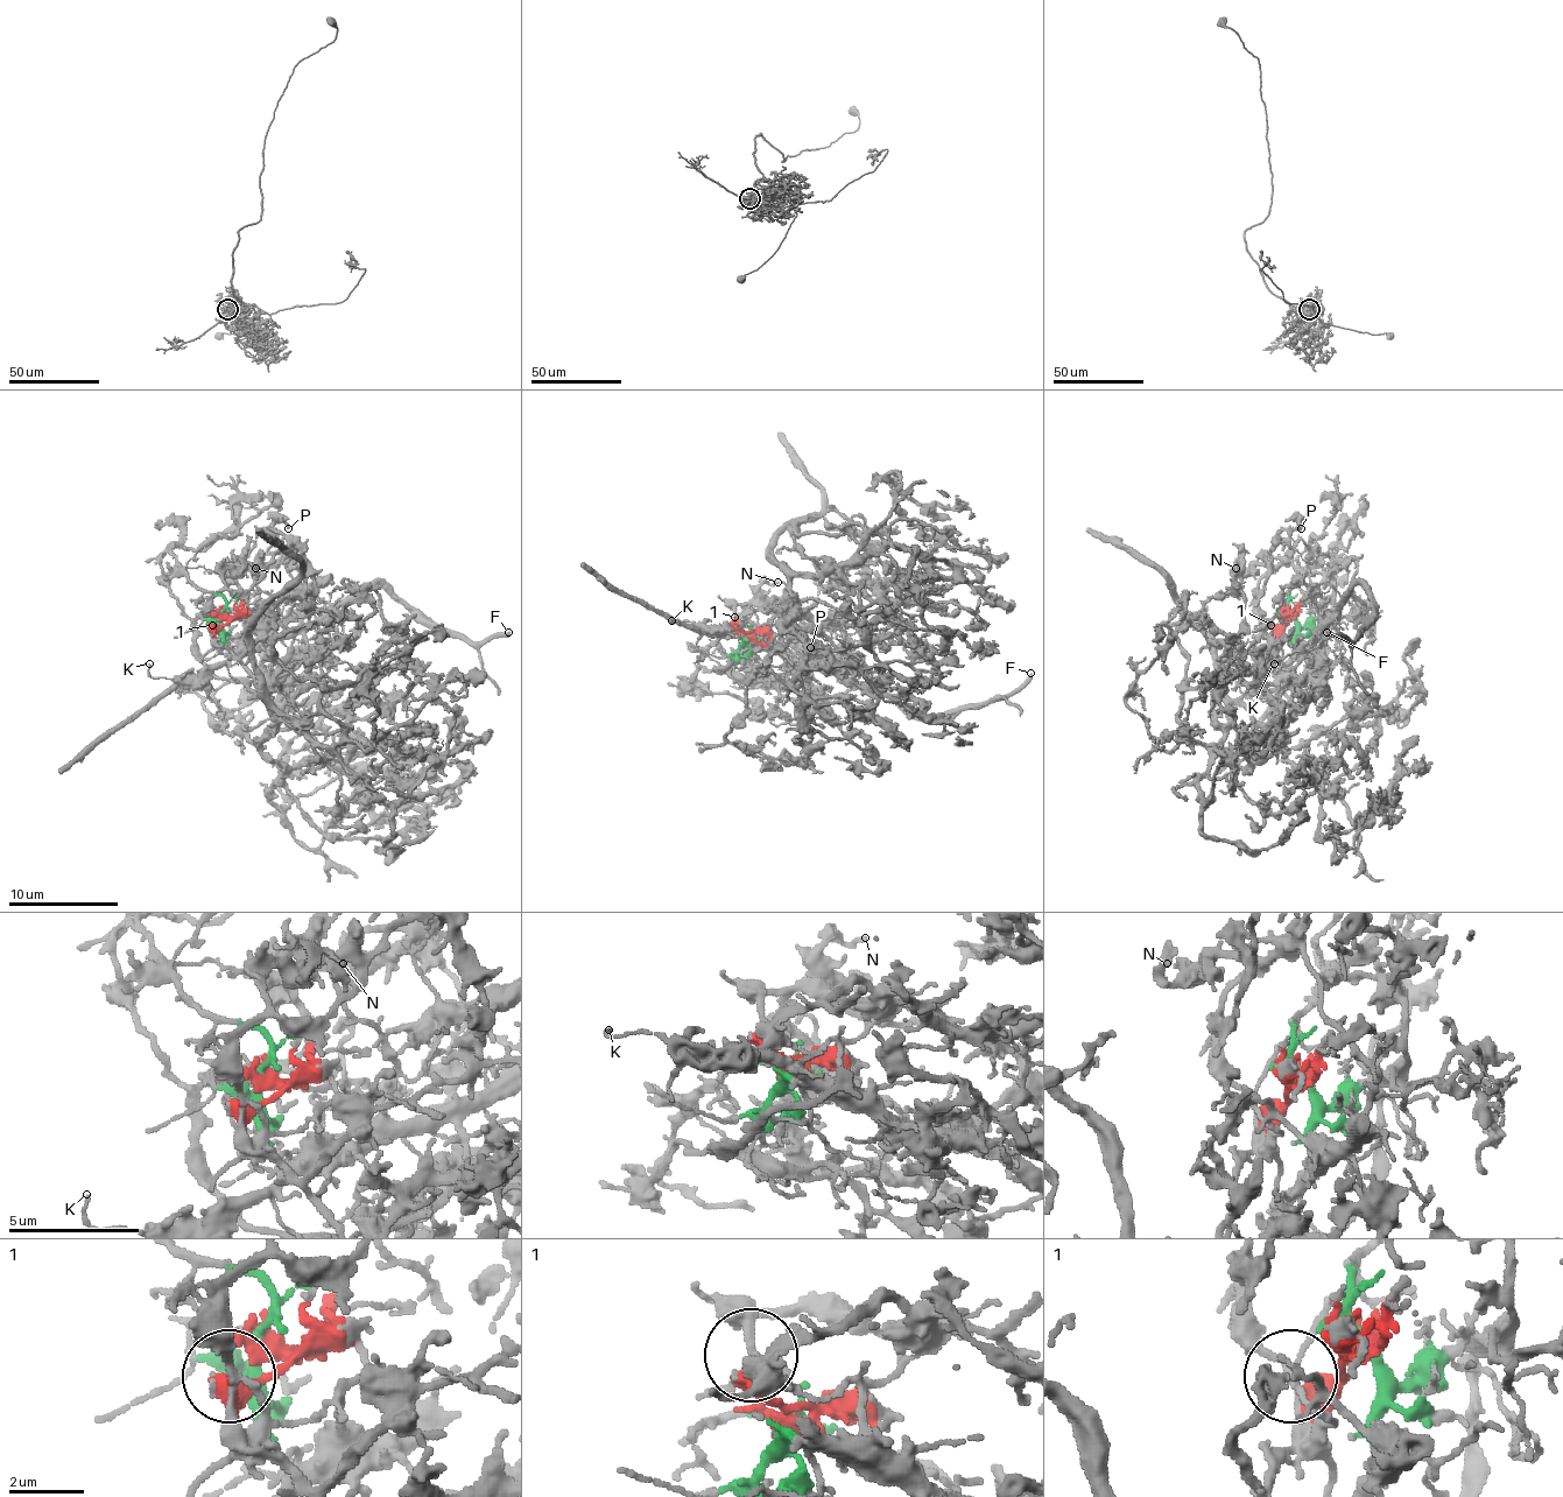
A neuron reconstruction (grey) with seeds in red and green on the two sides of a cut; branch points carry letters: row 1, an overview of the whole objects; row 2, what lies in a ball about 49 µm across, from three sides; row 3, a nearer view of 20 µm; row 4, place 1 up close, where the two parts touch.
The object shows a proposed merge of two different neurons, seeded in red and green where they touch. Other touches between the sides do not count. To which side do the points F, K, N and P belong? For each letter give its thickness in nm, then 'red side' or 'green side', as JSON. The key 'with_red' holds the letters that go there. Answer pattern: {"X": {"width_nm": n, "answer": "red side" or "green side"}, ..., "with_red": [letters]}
{"F": {"width_nm": 300, "answer": "green side"}, "K": {"width_nm": 120, "answer": "green side"}, "N": {"width_nm": 150, "answer": "red side"}, "P": {"width_nm": 200, "answer": "red side"}, "with_red": ["N", "P"]}

